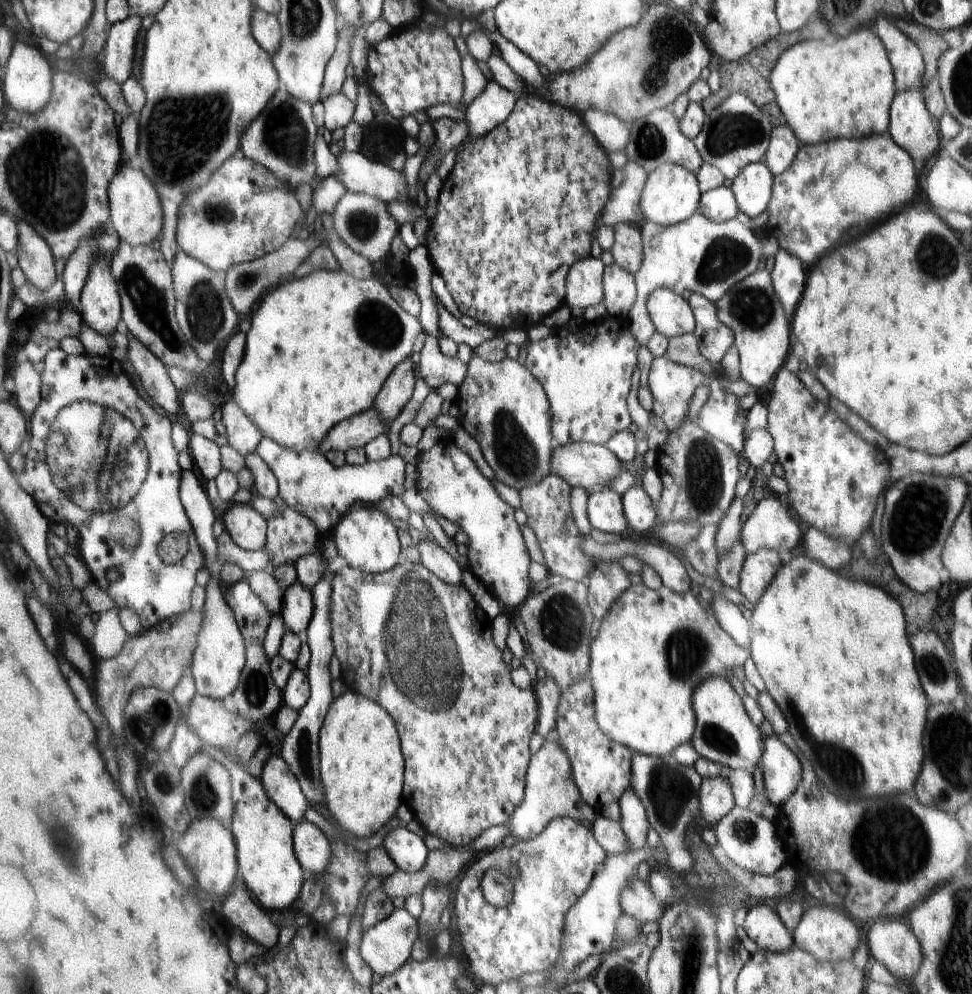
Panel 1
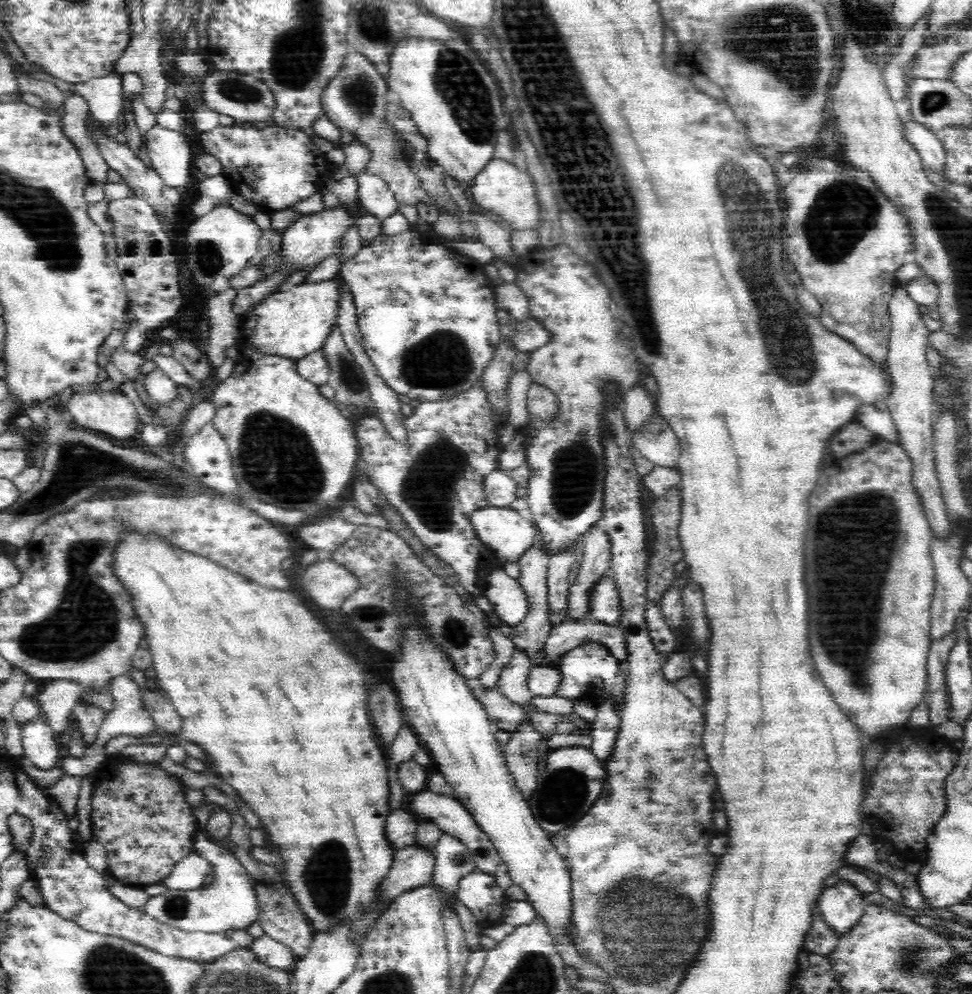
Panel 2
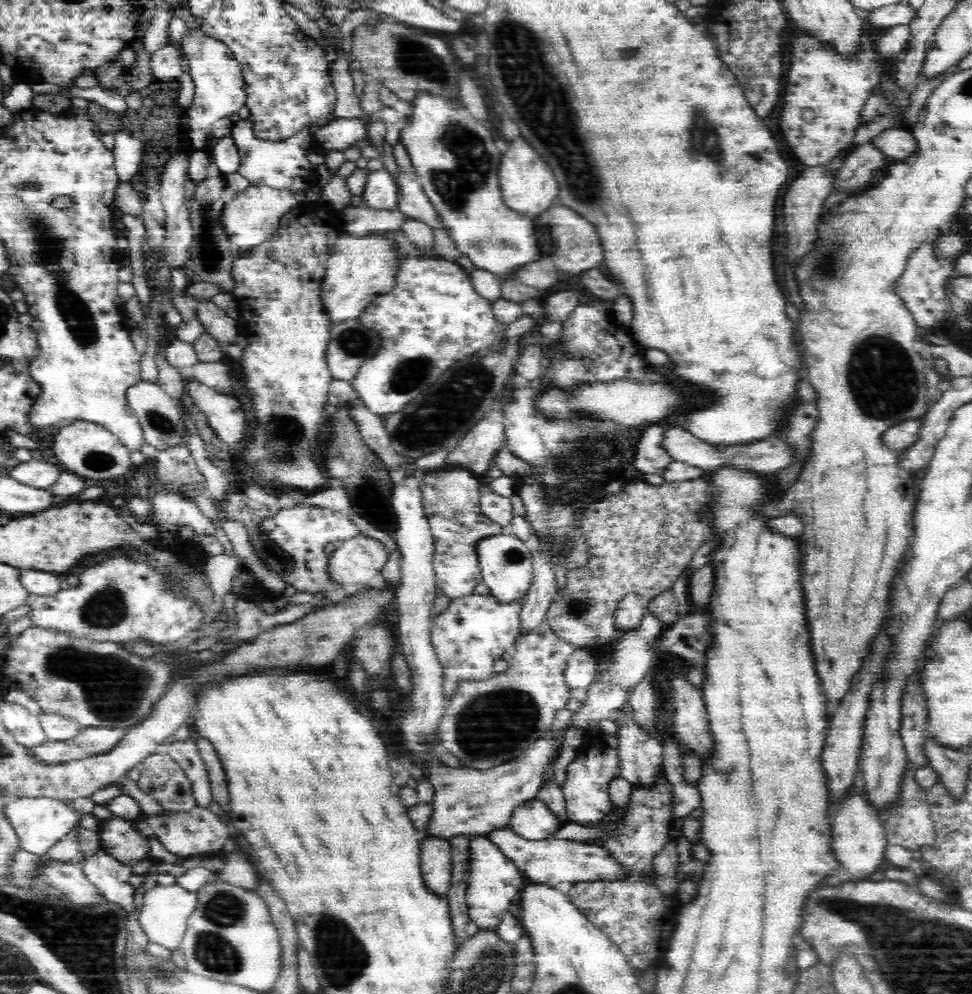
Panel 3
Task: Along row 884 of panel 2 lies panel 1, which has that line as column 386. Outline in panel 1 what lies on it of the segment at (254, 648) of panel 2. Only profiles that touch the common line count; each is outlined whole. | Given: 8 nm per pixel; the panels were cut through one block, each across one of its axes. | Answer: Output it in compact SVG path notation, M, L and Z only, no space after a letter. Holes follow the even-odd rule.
M317 270L306 278L294 278L274 292L266 295L262 299L260 308L254 312L250 329L245 338L245 353L242 362L238 365L236 372L236 382L233 390L233 401L237 407L260 429L263 437L269 438L280 444L284 448L301 451L304 449L318 450L322 441L329 434L329 430L340 424L341 421L364 413L369 408L374 408L376 396L385 386L386 378L394 373L398 364L406 360L412 352L412 344L416 337L423 330L420 321L408 314L393 298L388 294L386 286L378 280L378 274L369 279L357 279L352 275L342 271Z

